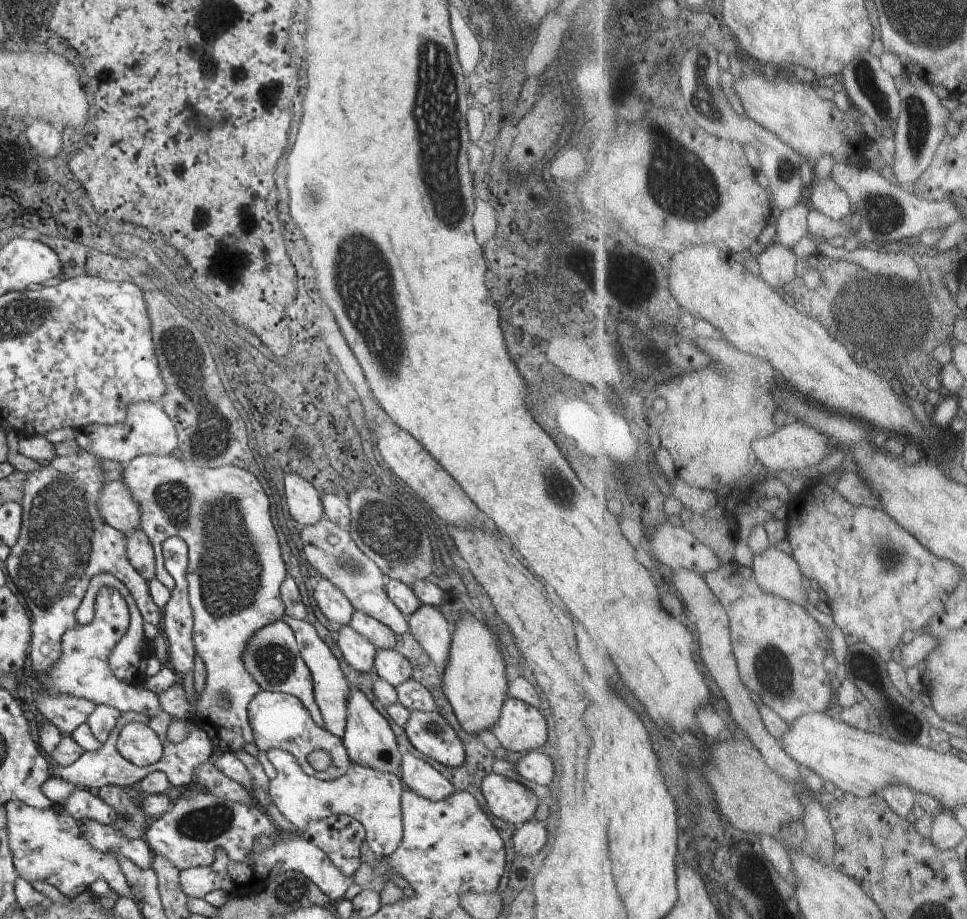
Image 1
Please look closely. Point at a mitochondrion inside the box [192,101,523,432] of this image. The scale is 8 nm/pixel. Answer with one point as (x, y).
(363, 290)

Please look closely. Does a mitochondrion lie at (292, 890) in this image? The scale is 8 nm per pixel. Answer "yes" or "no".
yes

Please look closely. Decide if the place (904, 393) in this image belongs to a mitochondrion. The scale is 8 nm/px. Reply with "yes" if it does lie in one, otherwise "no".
no

